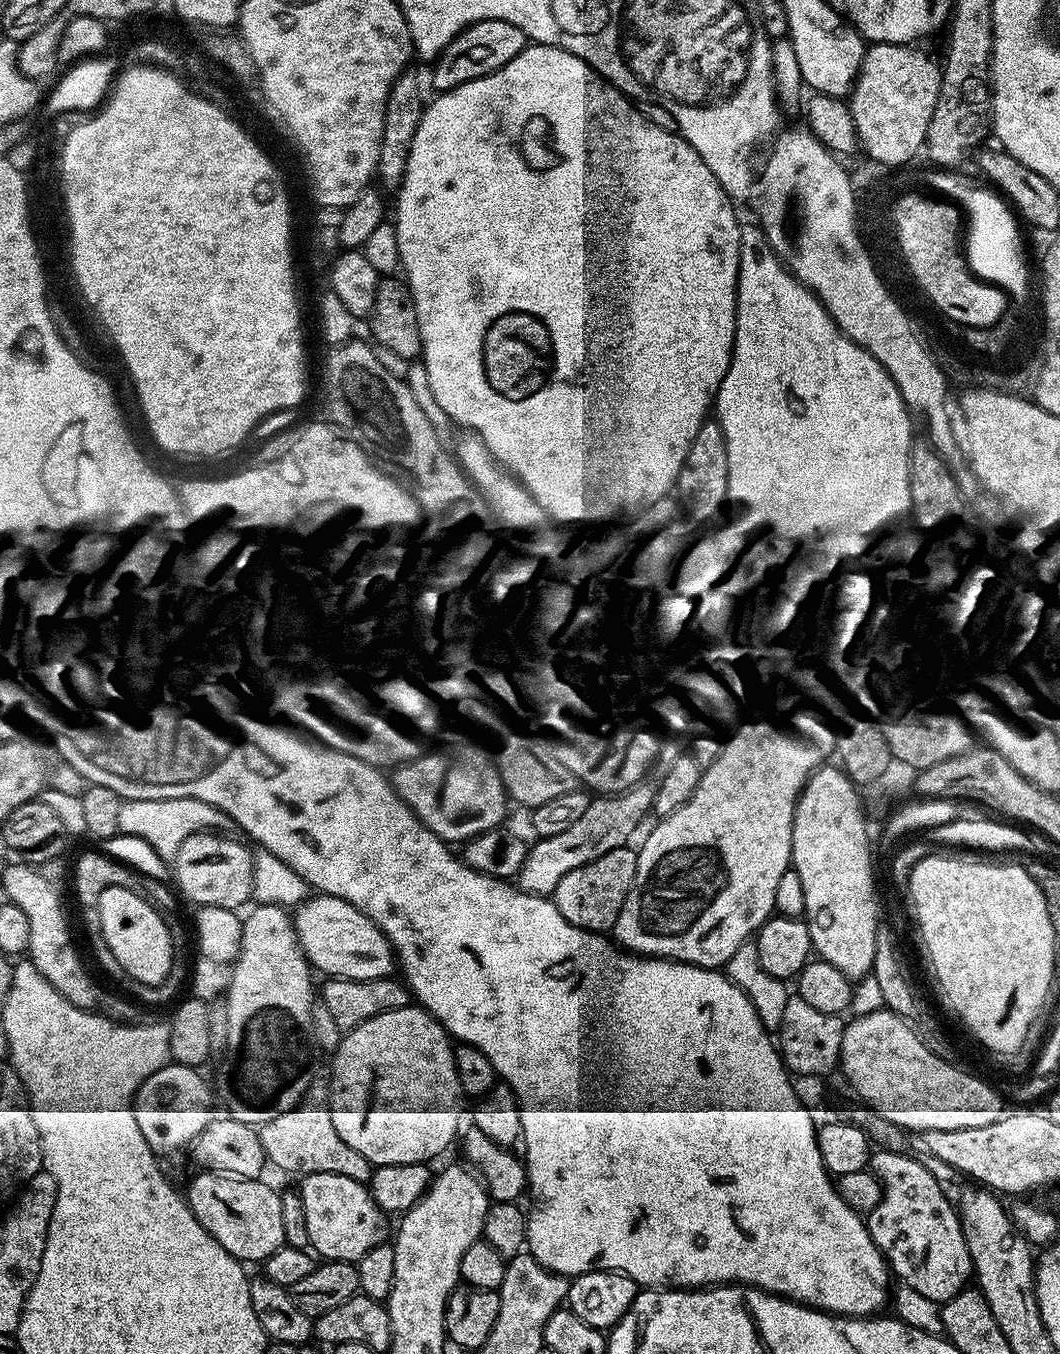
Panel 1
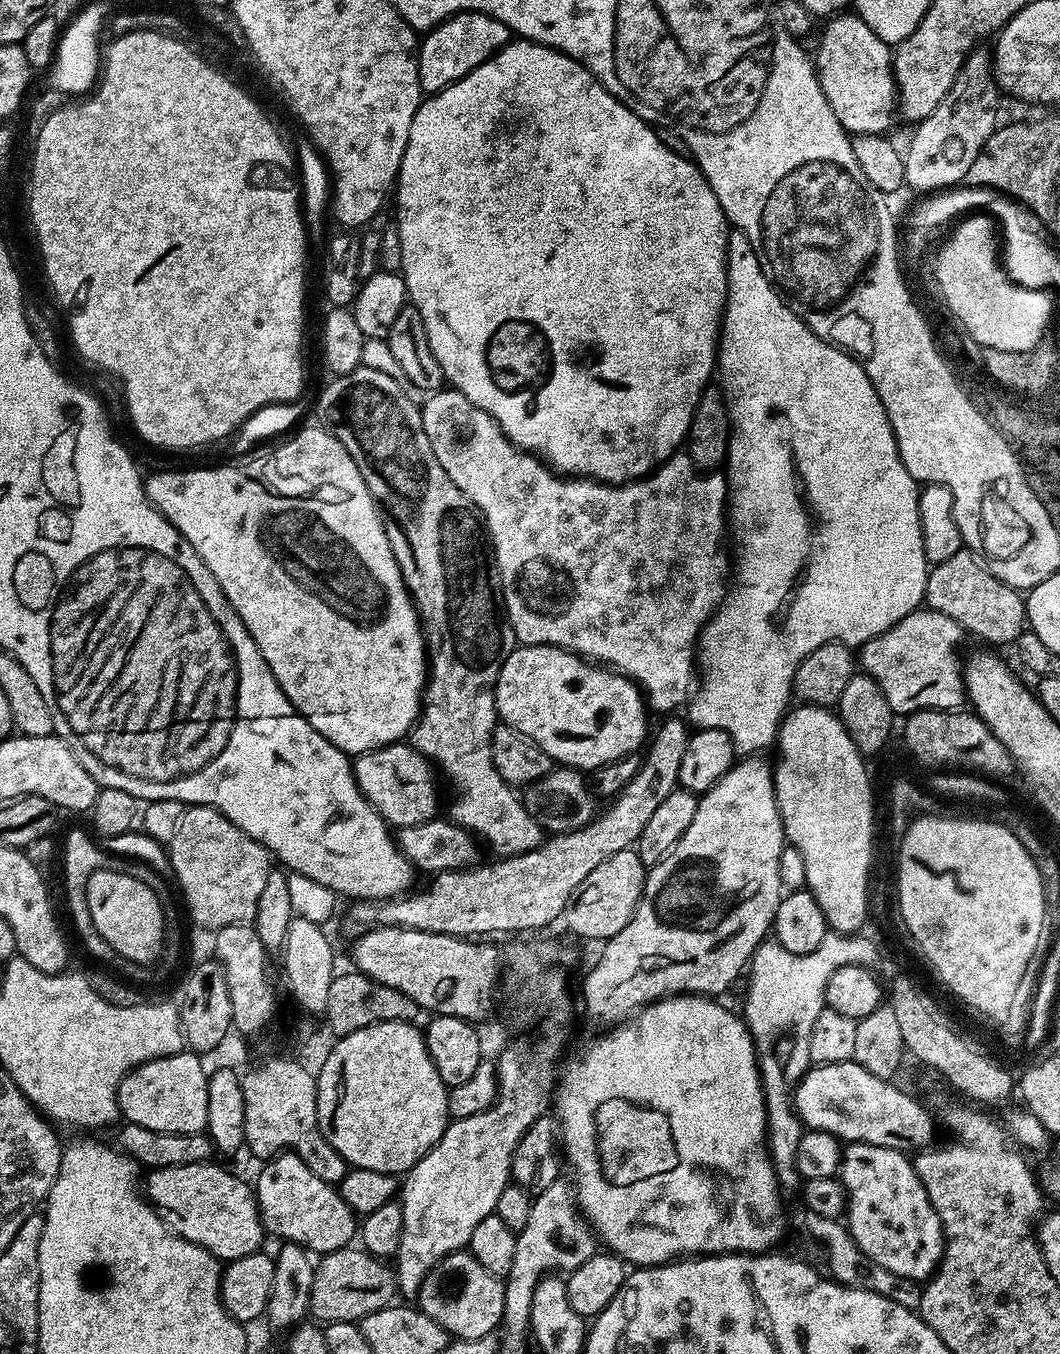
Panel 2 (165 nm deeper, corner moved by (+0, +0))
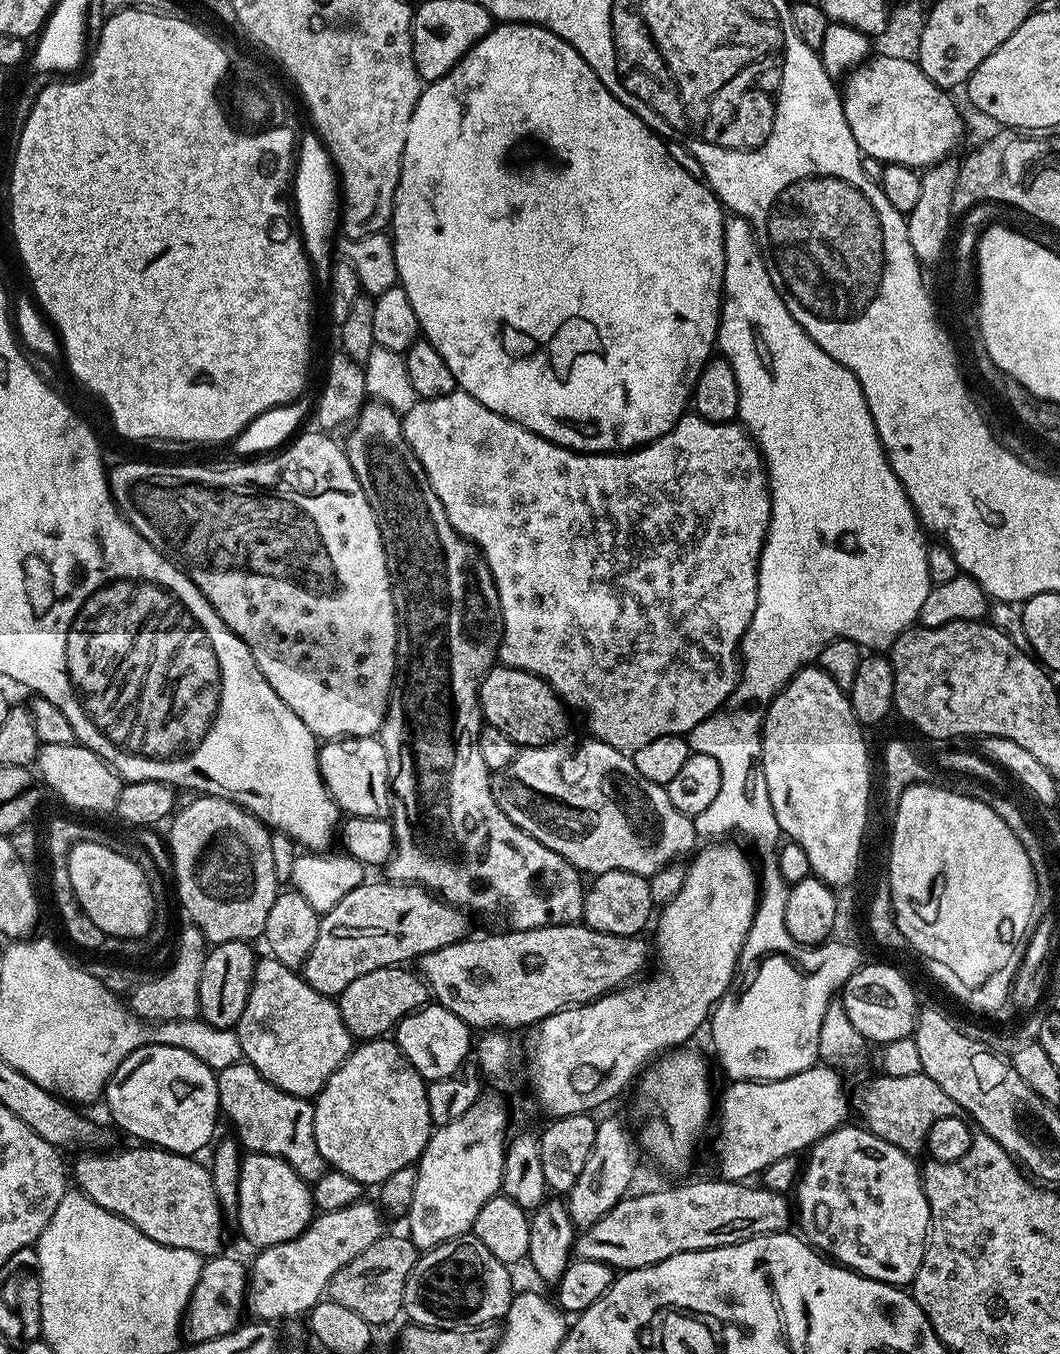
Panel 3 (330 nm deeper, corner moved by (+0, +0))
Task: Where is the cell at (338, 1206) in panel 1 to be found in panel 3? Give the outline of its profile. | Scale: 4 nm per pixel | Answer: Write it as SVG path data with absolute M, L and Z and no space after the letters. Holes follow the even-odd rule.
M261 1152L243 1157L240 1166L240 1216L238 1225L244 1236L253 1244L253 1249L269 1248L282 1242L290 1242L290 1238L298 1238L308 1229L314 1219L312 1189L309 1181L304 1180L289 1164L277 1156L267 1156Z

